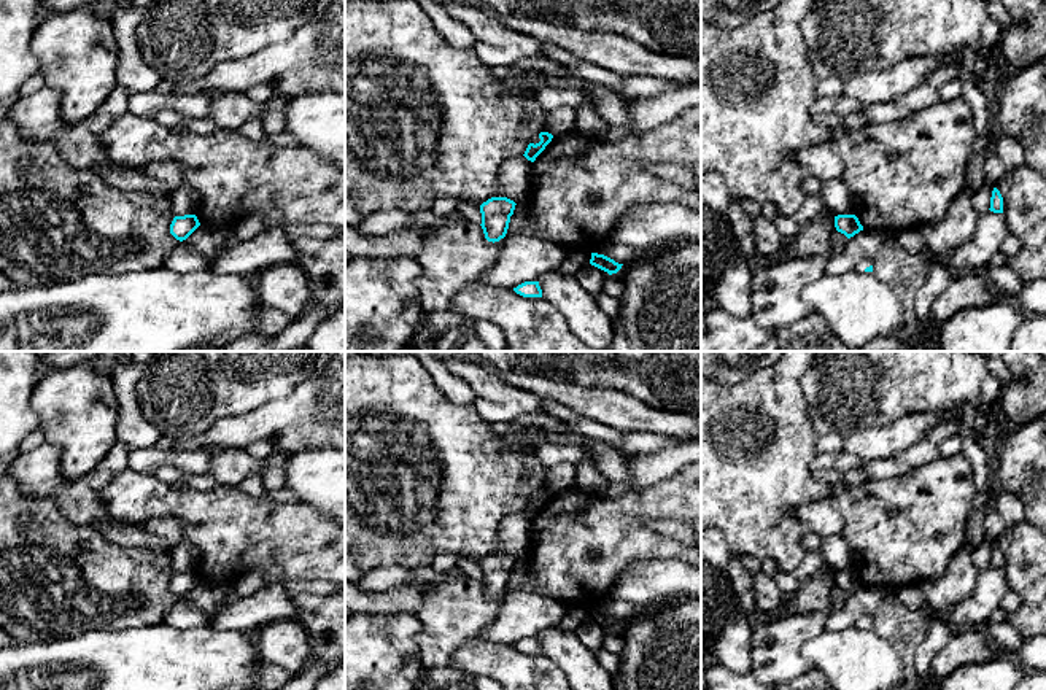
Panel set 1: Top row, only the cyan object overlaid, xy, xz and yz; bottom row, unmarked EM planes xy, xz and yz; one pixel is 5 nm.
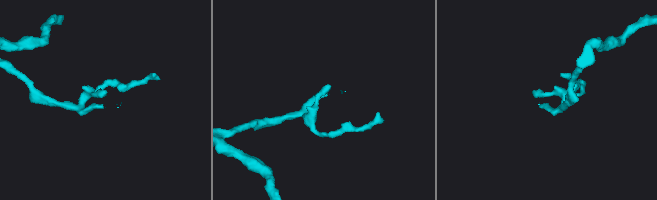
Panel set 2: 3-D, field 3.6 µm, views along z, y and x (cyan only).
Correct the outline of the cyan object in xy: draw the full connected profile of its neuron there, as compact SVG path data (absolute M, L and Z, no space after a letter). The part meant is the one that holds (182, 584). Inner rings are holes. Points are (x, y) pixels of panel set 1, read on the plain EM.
M196 571L175 572L170 580L170 590L183 598L200 582Z

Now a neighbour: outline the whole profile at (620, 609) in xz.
M609 595L609 596L599 599L593 609L604 611L604 612L614 615L615 618L625 622L625 620L641 618L641 617L647 615L649 612L658 609L664 603L666 601L655 603L655 604L636 604L636 603L617 599Z

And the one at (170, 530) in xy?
M159 517L146 521L141 526L145 531L164 539L167 545L175 549L184 537L184 525L173 517Z

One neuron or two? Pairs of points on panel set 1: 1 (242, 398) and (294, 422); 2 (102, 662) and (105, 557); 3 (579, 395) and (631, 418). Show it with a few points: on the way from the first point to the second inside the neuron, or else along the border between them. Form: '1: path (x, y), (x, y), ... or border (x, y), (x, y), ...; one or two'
1: border (293, 388), (283, 396), (224, 418); two
2: border (140, 627), (91, 628), (67, 638); two
3: path (592, 403), (619, 410); one

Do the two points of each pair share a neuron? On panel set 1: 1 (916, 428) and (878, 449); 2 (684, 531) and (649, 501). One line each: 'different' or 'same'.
1: same
2: different

